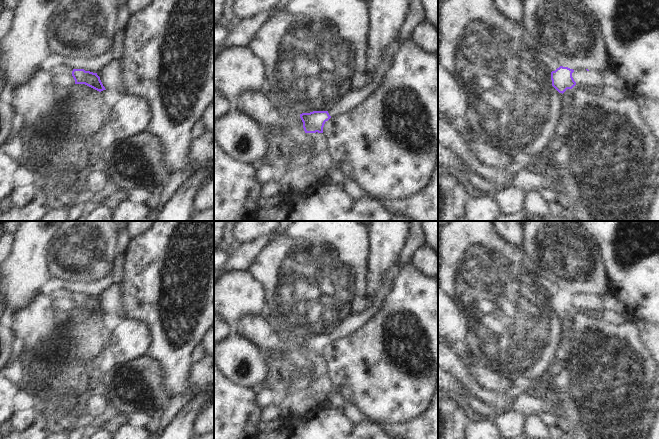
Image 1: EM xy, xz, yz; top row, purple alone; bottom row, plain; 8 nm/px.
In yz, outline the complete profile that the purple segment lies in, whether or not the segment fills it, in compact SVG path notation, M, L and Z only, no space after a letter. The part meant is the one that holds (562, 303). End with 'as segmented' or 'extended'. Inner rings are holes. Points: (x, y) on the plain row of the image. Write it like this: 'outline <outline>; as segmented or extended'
outline M450 221L440 228L440 232L438 233L438 255L440 256L438 285L456 304L457 308L466 316L468 322L468 336L465 339L465 342L472 353L479 359L479 364L514 381L519 377L527 377L535 381L544 381L544 378L548 374L562 372L562 368L567 364L567 361L559 361L555 357L555 351L559 343L567 340L568 330L563 317L576 309L576 306L572 301L572 297L574 296L573 293L560 290L555 295L551 296L547 289L542 289L535 279L536 273L527 264L524 248L522 246L514 246L501 238L492 221Z; extended

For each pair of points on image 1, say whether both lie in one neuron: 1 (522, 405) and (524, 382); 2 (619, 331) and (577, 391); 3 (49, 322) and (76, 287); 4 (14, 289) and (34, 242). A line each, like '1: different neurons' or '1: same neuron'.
1: different neurons
2: same neuron
3: different neurons
4: same neuron

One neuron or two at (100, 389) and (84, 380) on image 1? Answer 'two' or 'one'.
two

